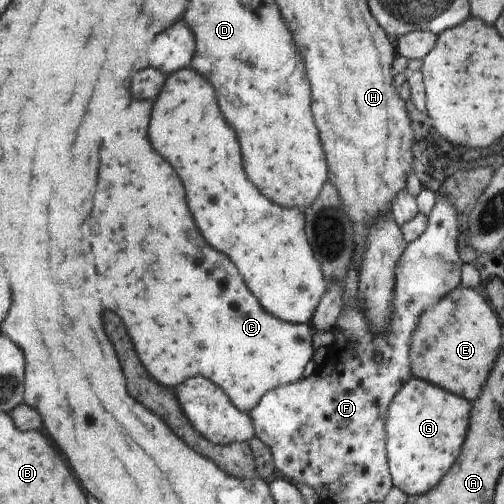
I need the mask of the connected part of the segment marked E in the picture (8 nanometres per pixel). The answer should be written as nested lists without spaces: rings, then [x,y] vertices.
[[[455,288],[420,317],[410,347],[414,378],[438,385],[471,402],[478,399],[500,357],[500,323],[476,290]]]

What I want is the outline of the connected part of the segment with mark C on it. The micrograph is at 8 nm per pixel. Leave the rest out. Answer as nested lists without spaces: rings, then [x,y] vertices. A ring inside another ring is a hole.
[[[134,100],[116,128],[114,138],[104,142],[104,168],[100,188],[96,190],[94,216],[102,240],[90,246],[90,258],[94,254],[96,264],[104,262],[102,266],[108,270],[110,302],[116,302],[118,314],[132,324],[132,336],[151,376],[174,389],[193,377],[207,377],[224,388],[237,408],[250,414],[266,392],[300,380],[314,354],[312,330],[303,323],[282,322],[264,310],[232,258],[208,244],[194,220],[180,174],[152,146],[150,122],[155,104],[156,100]],[[128,276],[152,276],[152,280],[148,280],[148,286],[142,286],[142,282],[134,284],[140,294],[128,296],[128,292],[132,292]]]

